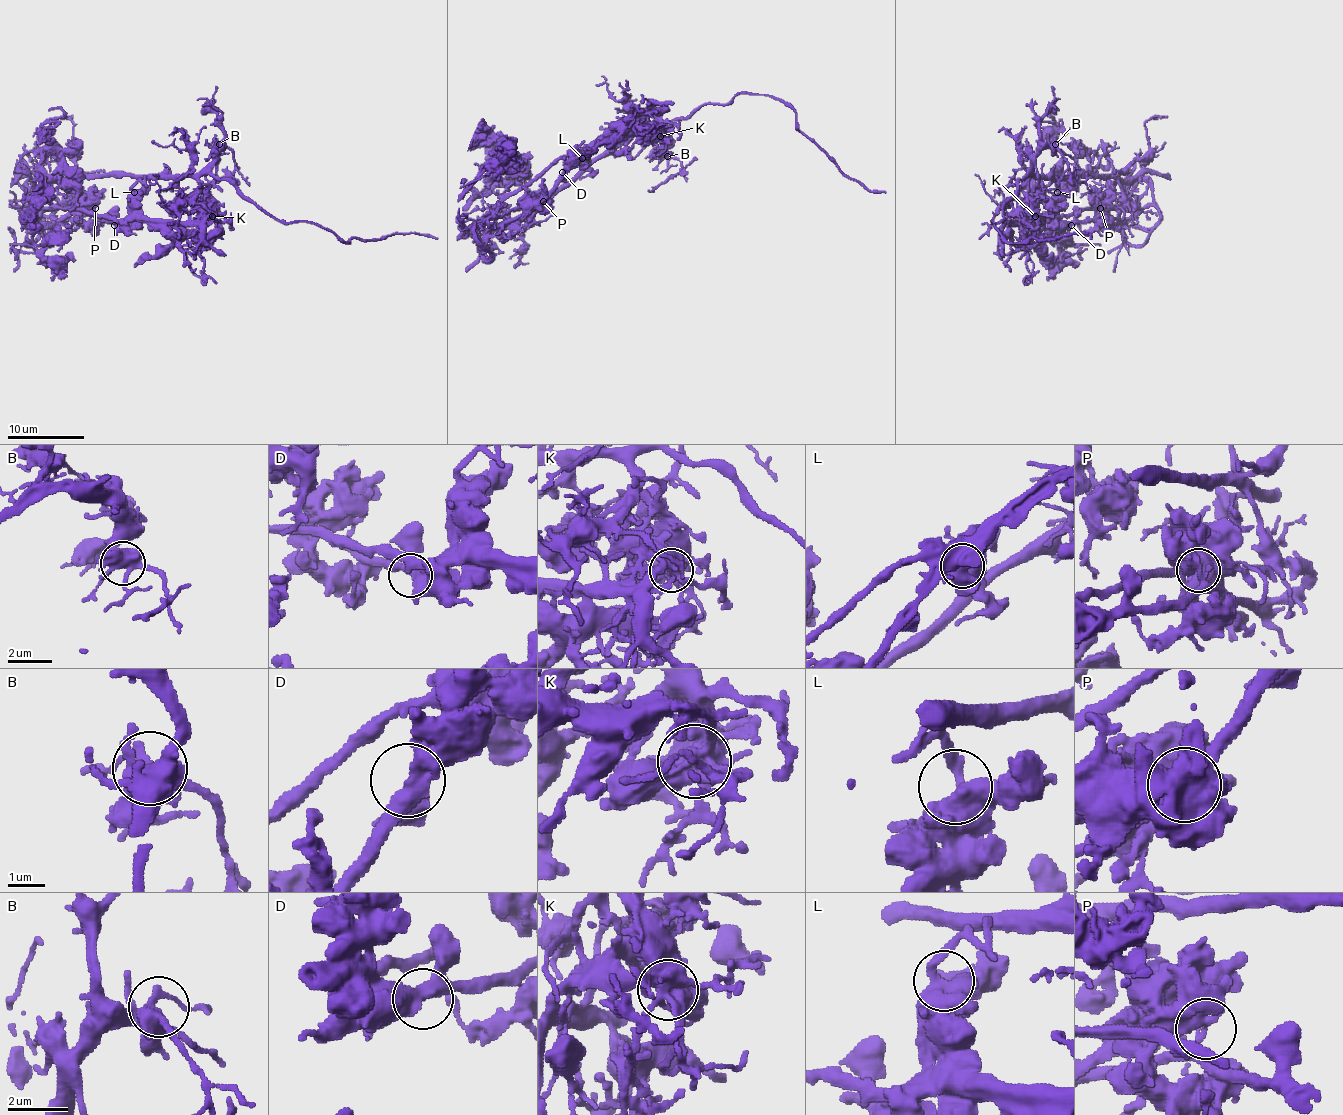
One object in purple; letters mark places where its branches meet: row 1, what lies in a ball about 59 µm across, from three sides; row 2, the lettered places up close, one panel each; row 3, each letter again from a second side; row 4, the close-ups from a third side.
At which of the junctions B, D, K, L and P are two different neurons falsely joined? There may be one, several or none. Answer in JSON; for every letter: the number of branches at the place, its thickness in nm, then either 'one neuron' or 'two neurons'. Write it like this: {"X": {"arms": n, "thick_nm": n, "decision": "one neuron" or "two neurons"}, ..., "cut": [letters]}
{"B": {"arms": 8, "thick_nm": 550, "decision": "one neuron"}, "D": {"arms": 3, "thick_nm": 400, "decision": "one neuron"}, "K": {"arms": 8, "thick_nm": 550, "decision": "two neurons"}, "L": {"arms": 3, "thick_nm": 550, "decision": "one neuron"}, "P": {"arms": 3, "thick_nm": 340, "decision": "two neurons"}, "cut": ["K", "P"]}

